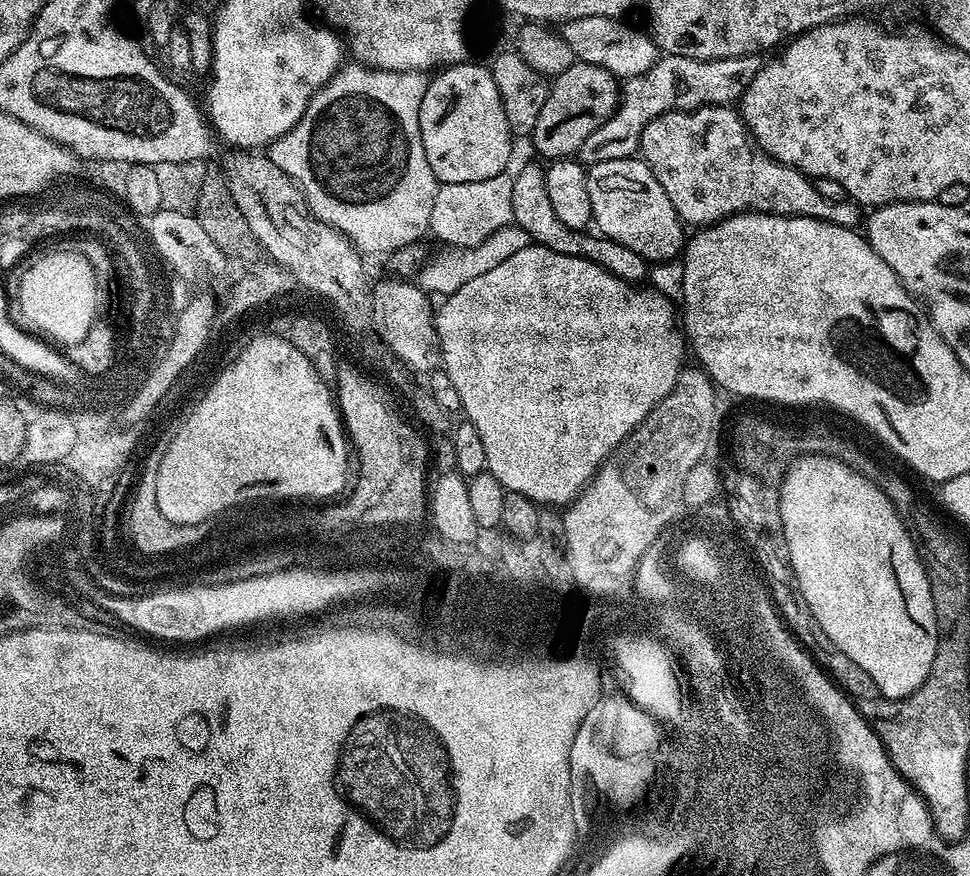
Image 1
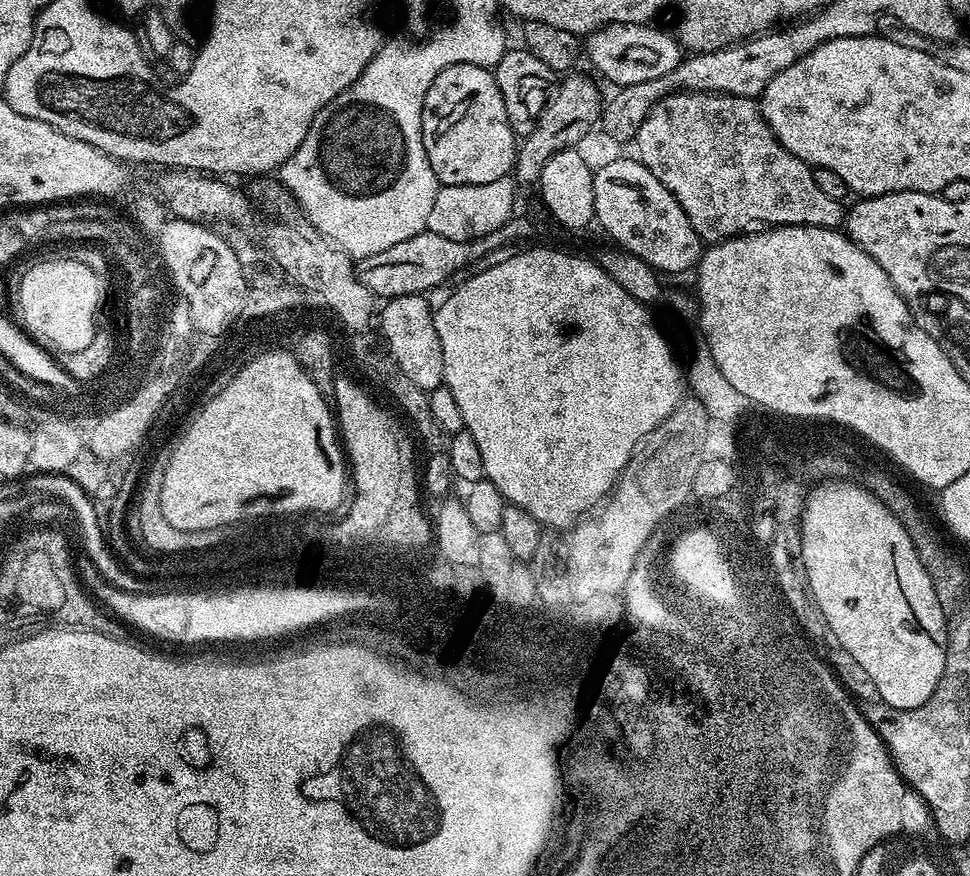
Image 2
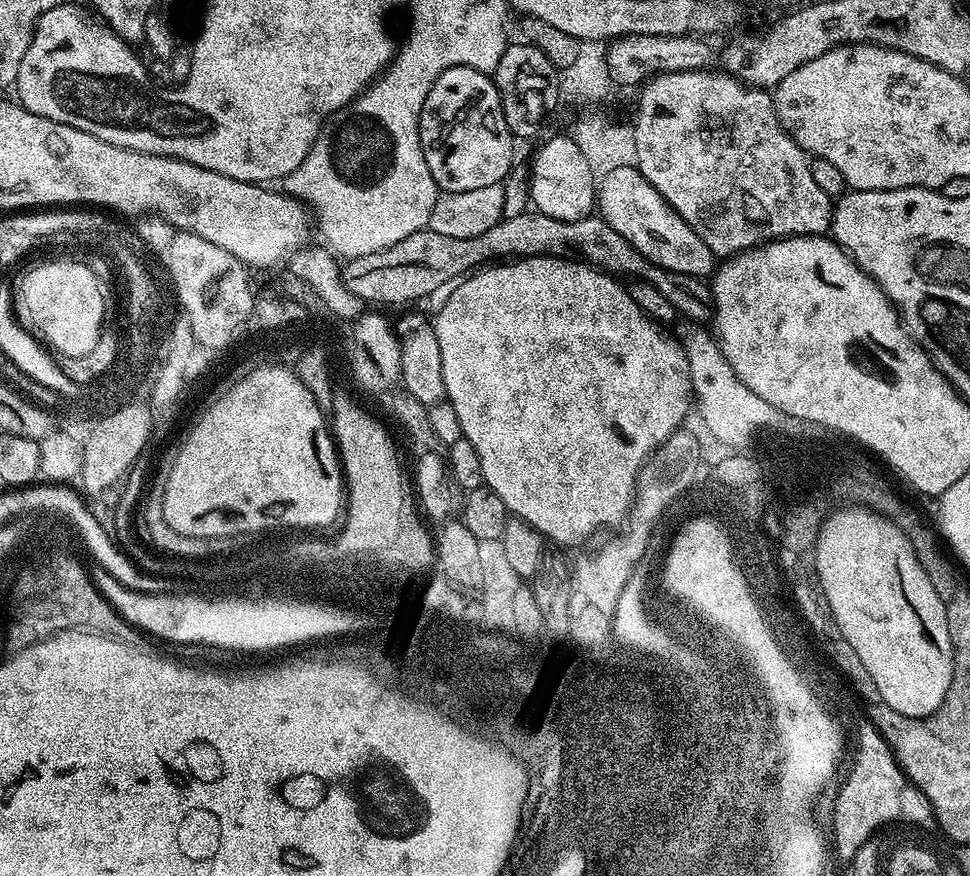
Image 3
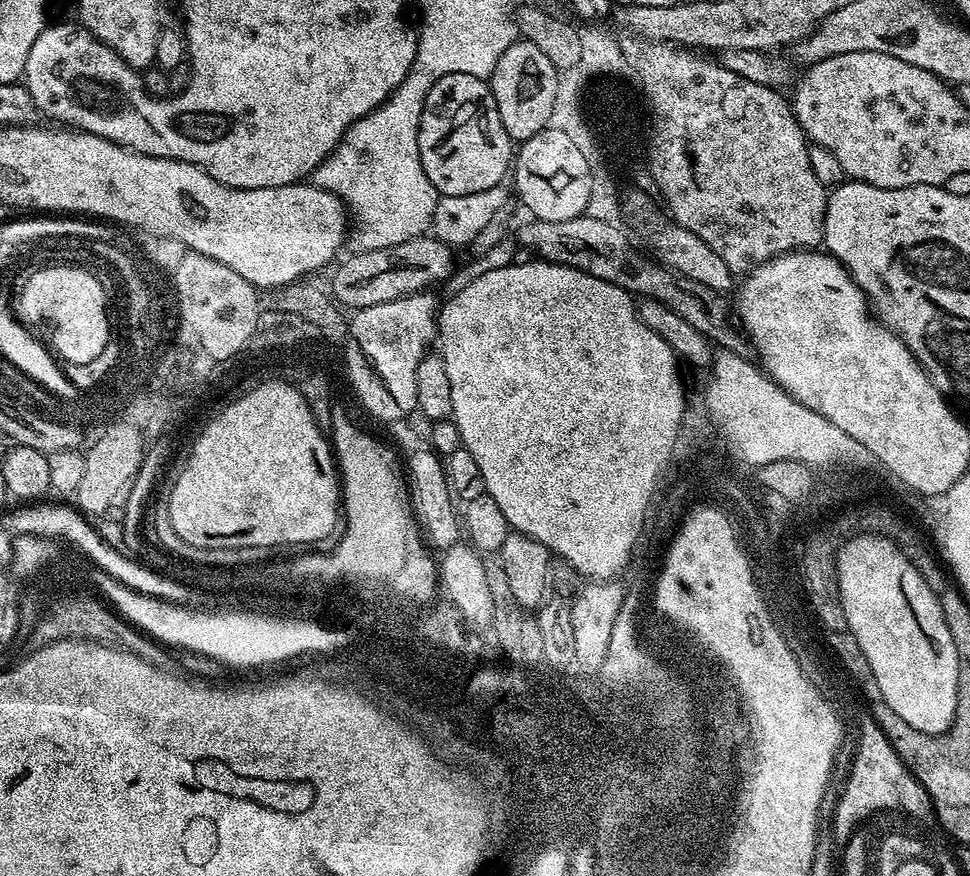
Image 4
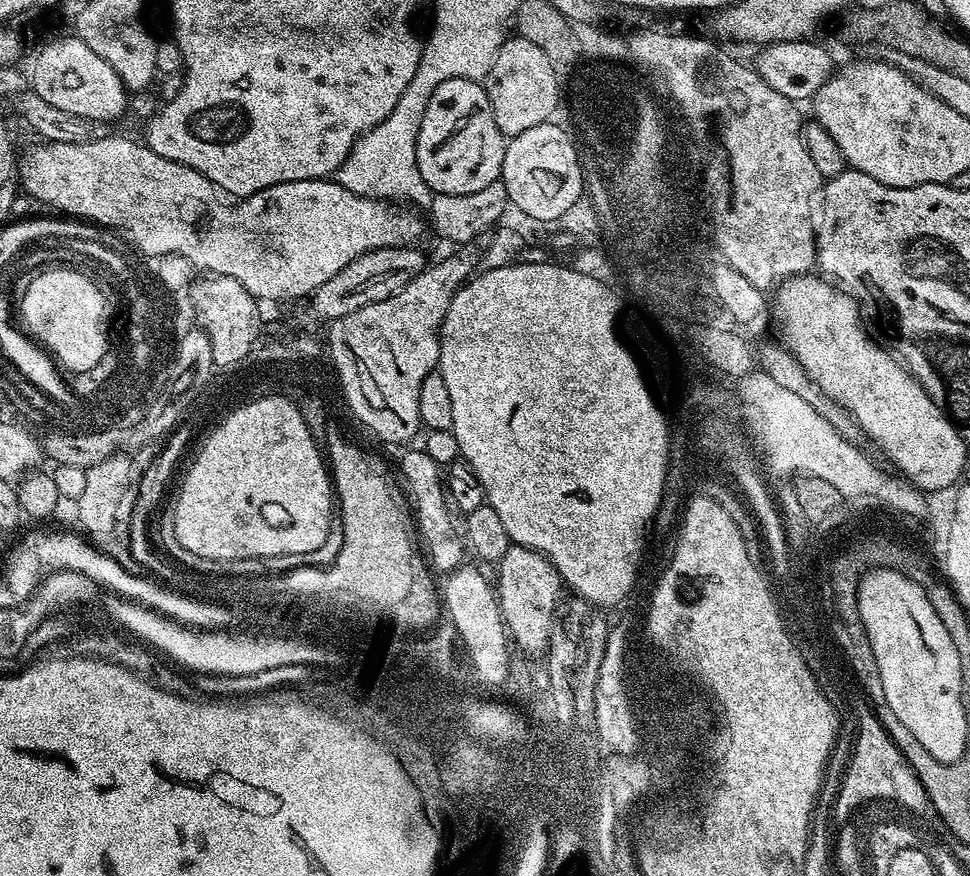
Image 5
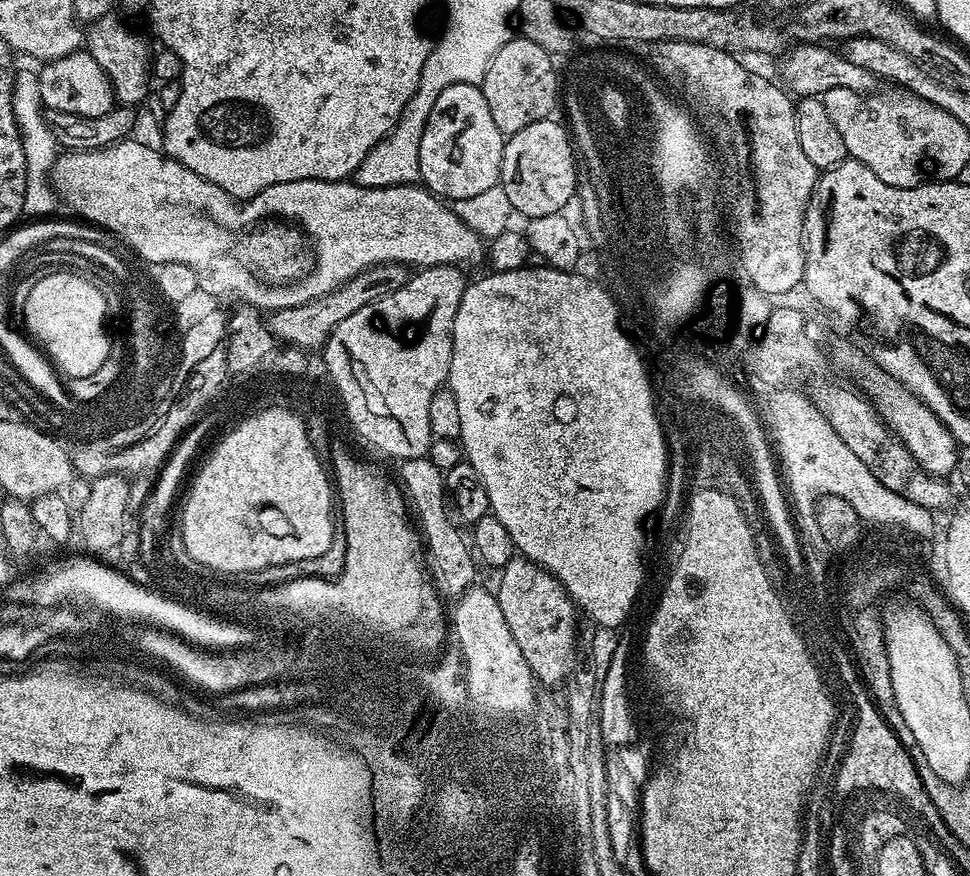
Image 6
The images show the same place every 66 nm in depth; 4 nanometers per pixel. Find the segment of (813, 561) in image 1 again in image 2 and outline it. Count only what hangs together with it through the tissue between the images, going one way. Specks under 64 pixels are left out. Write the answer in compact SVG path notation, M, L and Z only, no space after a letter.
M825 480L812 488L805 500L805 510L800 513L800 561L804 563L804 573L808 579L808 590L812 600L818 606L822 618L834 630L834 638L850 653L850 658L870 674L870 682L876 687L875 695L890 707L910 710L927 702L934 694L947 658L946 618L942 614L942 606L938 606L938 594L934 594L934 586L930 582L930 574L922 566L916 553L914 542L909 540L904 527L894 518L883 499L867 491L859 483L846 480Z

